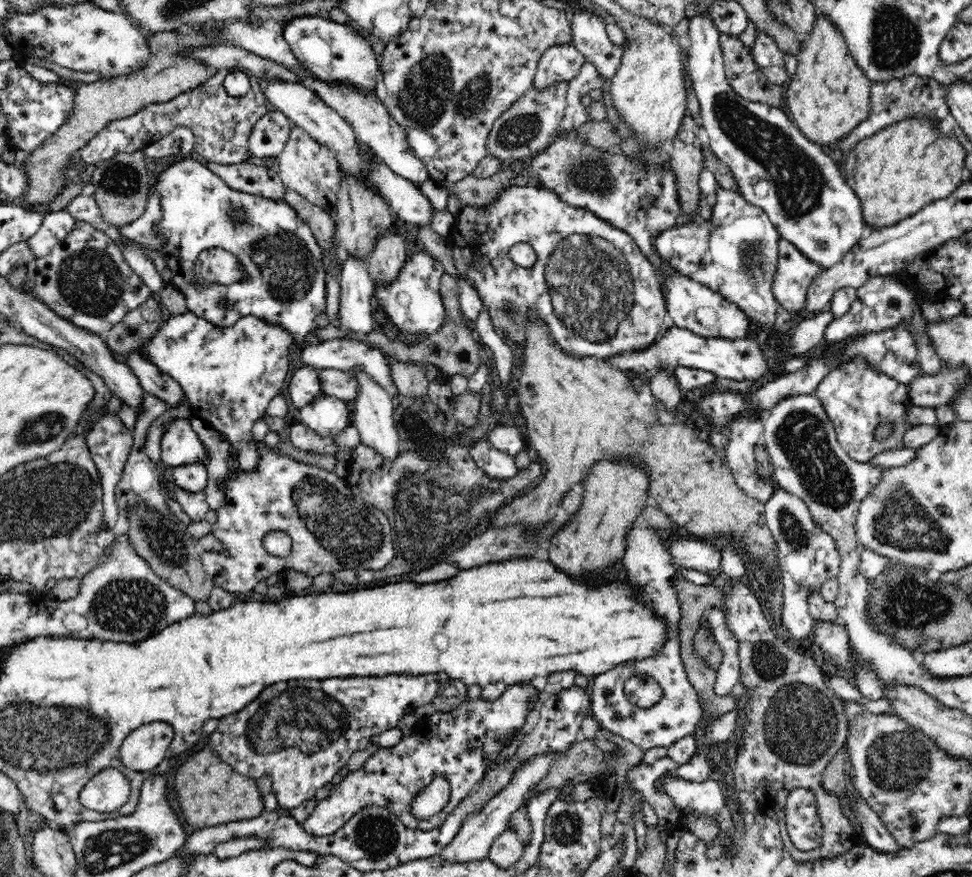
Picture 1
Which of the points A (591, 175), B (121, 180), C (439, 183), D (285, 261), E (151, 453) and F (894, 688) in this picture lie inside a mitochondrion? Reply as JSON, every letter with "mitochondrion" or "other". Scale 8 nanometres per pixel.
{"A":"mitochondrion","B":"mitochondrion","C":"other","D":"mitochondrion","E":"other","F":"other"}

